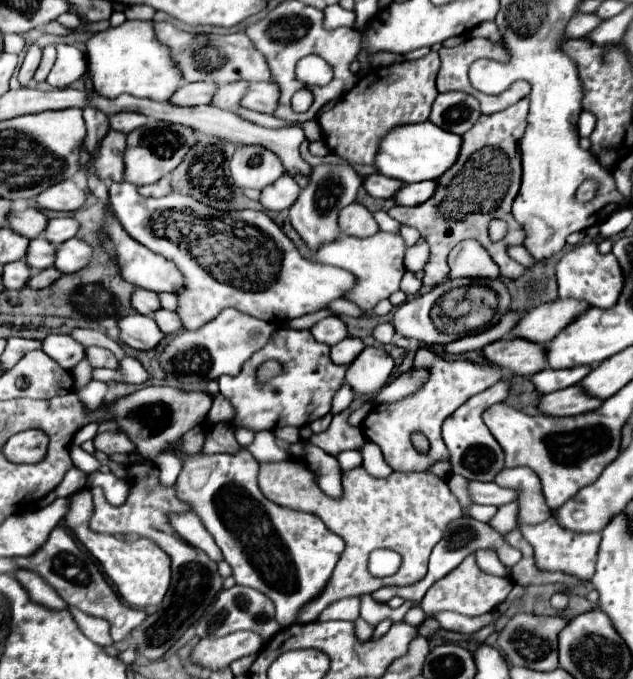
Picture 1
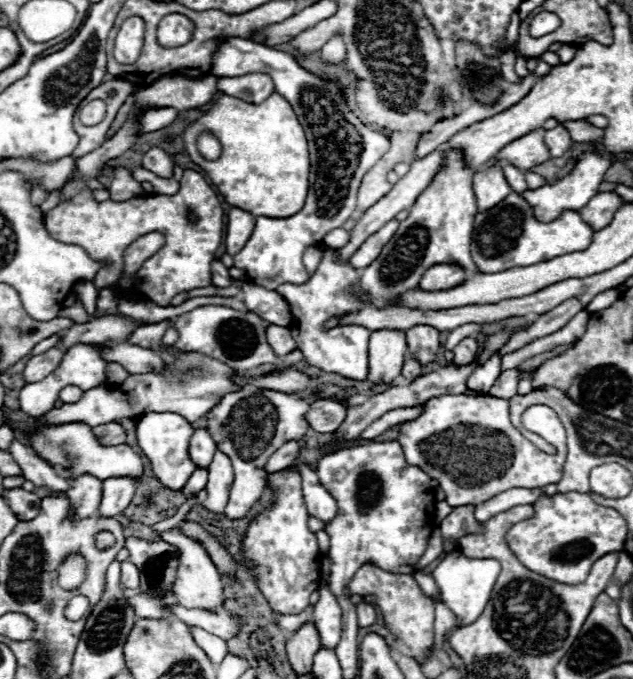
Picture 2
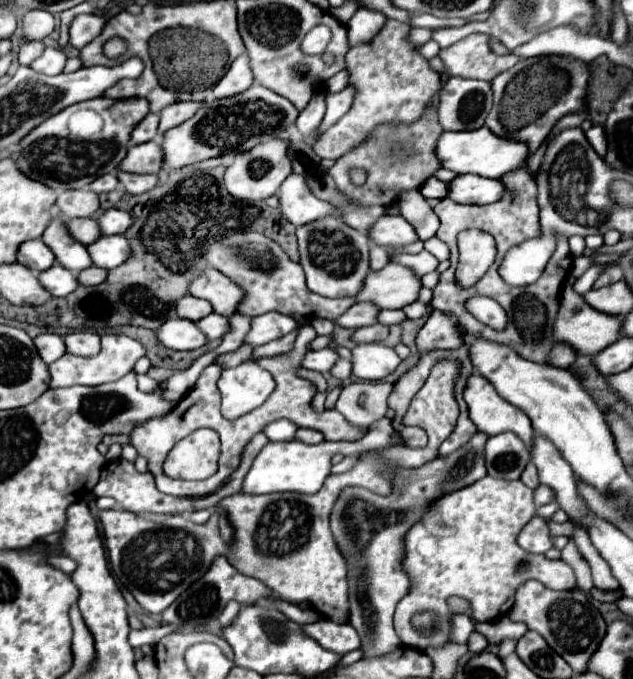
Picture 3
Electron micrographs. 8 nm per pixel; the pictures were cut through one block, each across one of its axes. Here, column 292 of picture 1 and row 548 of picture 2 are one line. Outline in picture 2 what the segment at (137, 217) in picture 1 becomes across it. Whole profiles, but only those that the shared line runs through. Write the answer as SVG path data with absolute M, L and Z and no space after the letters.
M276 472L268 476L276 494L276 504L262 512L248 528L244 538L246 564L256 566L258 586L270 608L278 614L300 614L310 602L310 594L318 590L322 554L316 544L316 534L308 530L308 512L302 496L302 478L298 472Z

